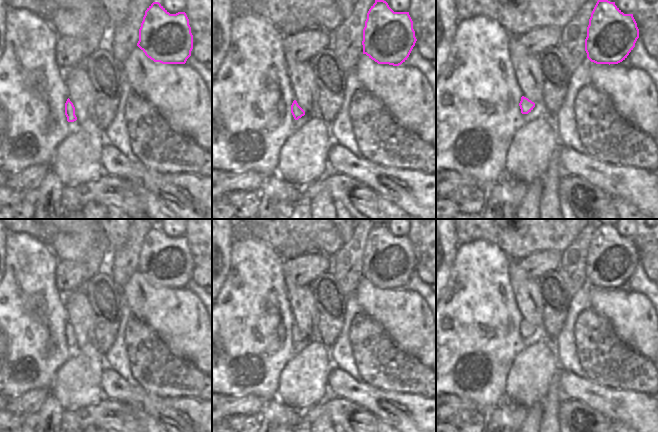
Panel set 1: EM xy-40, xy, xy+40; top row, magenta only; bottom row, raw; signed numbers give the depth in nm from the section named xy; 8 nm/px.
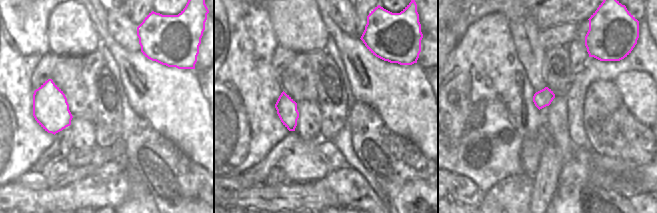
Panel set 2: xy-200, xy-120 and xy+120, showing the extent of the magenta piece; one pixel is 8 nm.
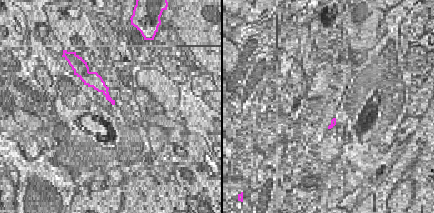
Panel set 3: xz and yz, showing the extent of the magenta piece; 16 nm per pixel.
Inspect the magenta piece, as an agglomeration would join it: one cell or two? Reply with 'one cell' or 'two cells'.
two cells

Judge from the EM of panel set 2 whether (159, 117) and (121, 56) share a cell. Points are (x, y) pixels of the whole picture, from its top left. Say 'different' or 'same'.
same

